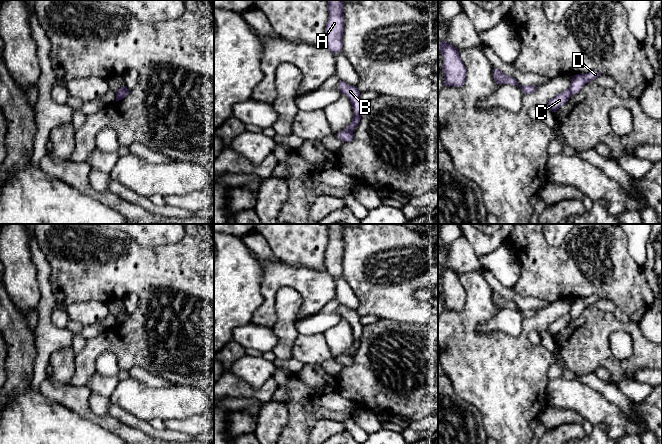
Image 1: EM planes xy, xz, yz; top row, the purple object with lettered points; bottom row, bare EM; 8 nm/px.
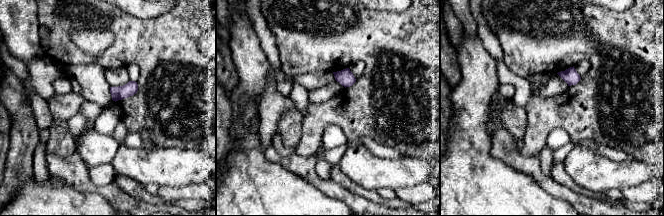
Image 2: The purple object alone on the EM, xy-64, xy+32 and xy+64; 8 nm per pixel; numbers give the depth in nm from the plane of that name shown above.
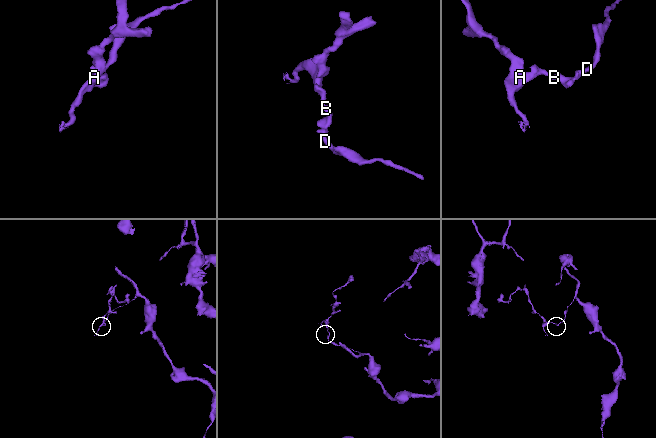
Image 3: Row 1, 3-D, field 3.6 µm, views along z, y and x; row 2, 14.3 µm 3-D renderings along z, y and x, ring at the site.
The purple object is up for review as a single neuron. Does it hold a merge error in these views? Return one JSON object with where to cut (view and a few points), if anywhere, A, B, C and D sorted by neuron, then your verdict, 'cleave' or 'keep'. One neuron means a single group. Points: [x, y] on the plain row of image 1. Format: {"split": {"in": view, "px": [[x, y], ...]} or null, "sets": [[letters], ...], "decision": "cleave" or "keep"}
{"split": {"in": "xz", "px": [[344, 354], [352, 356]]}, "sets": [["A", "B", "C"], ["D"]], "decision": "cleave"}

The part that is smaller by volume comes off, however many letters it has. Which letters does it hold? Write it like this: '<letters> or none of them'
A, B, C

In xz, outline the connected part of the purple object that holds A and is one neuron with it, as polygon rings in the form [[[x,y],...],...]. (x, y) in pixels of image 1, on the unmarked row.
[[[328,224],[328,236],[329,242],[325,251],[325,268],[333,278],[336,278],[342,275],[343,270],[343,226],[341,224]]]

